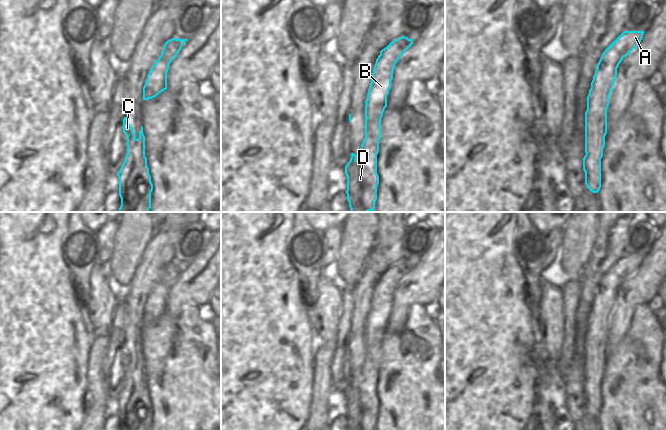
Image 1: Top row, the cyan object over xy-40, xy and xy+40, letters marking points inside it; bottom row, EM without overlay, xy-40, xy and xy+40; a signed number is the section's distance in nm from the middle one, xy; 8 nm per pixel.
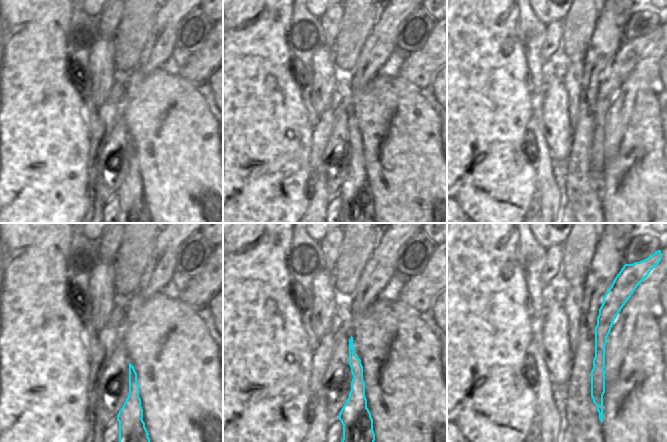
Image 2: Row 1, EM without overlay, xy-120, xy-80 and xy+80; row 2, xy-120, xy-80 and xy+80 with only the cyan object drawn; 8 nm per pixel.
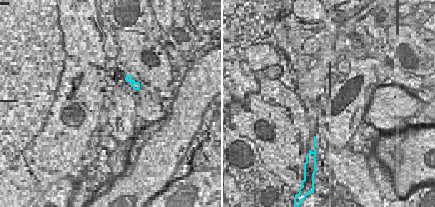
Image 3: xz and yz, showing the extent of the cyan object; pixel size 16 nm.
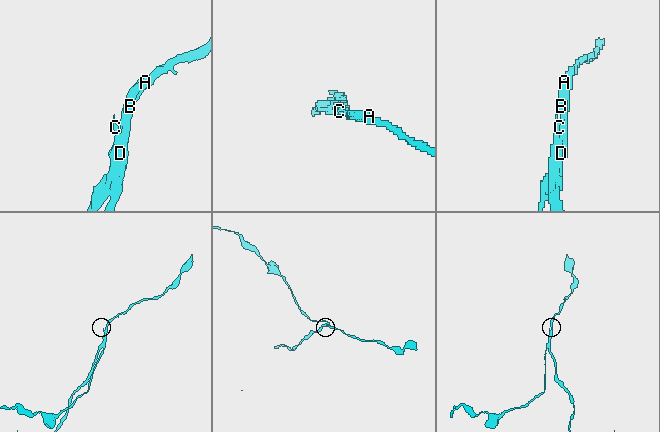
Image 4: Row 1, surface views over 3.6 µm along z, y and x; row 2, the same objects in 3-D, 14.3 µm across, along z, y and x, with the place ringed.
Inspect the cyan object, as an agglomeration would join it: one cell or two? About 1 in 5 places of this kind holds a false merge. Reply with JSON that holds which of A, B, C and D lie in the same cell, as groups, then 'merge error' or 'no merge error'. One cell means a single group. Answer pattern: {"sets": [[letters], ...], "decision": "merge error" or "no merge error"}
{"sets": [["A", "B", "D"], ["C"]], "decision": "merge error"}

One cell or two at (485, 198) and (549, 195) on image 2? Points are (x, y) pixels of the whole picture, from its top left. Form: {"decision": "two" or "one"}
{"decision": "two"}

